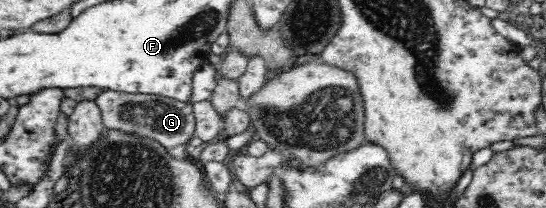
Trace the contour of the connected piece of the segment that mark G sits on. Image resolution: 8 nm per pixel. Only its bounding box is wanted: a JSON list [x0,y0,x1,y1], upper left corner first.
[94,89,196,148]

